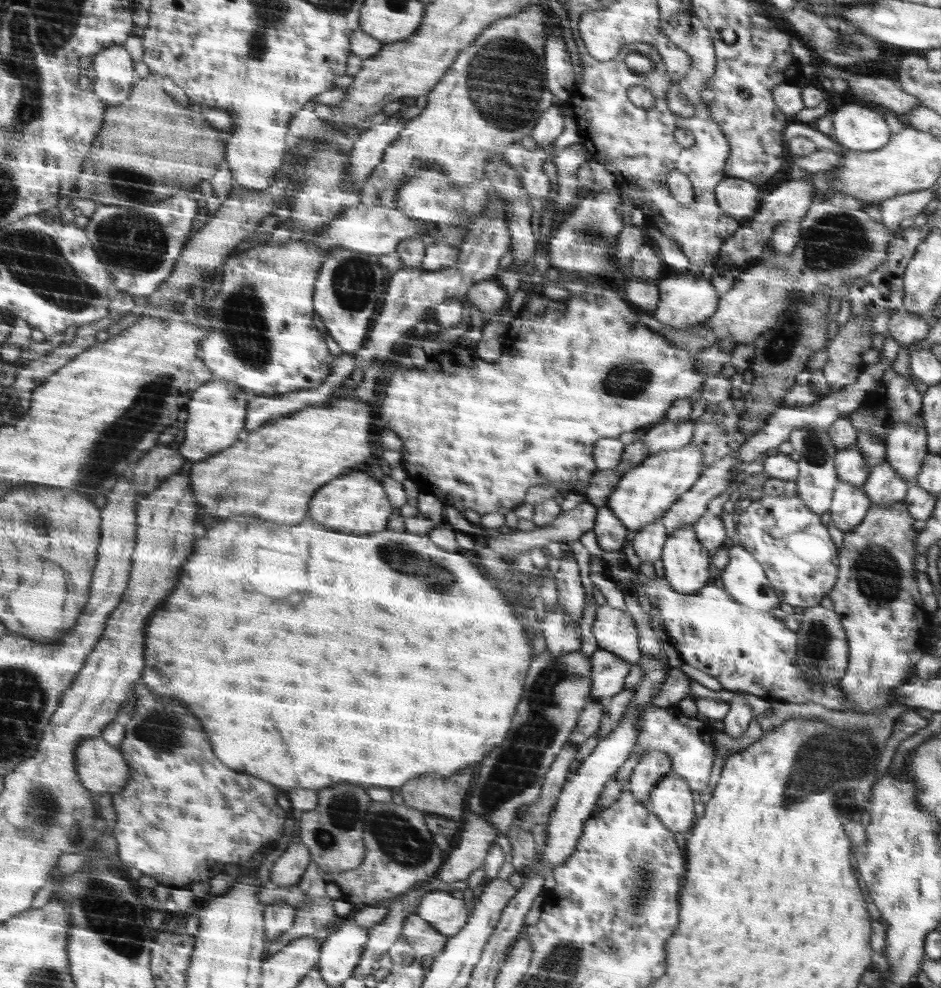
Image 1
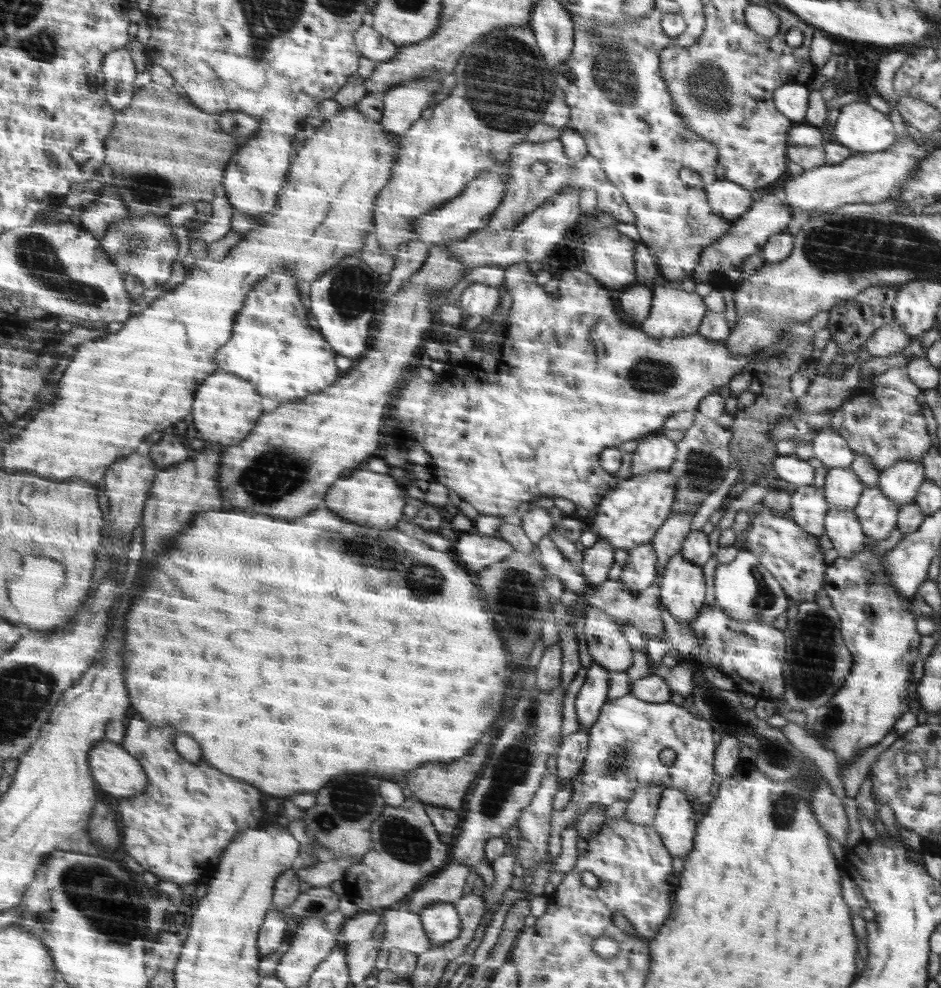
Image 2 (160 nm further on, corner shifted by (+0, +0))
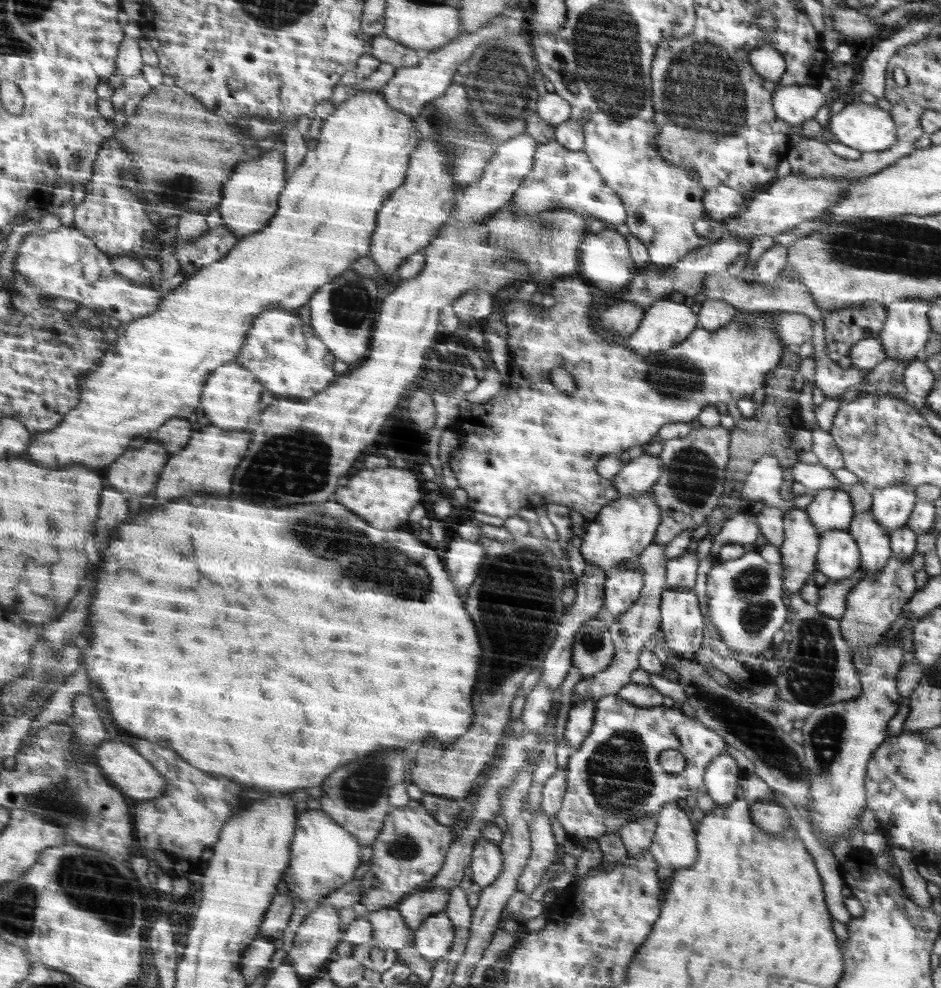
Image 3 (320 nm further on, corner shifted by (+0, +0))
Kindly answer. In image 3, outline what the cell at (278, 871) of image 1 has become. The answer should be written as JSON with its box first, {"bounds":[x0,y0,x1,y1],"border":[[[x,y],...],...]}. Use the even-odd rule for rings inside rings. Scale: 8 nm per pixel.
{"bounds":[259,893,294,938],"border":[[[289,893],[275,894],[273,904],[270,905],[269,912],[266,913],[264,922],[260,926],[259,936],[281,938],[292,916],[292,910],[294,910],[293,897]]]}

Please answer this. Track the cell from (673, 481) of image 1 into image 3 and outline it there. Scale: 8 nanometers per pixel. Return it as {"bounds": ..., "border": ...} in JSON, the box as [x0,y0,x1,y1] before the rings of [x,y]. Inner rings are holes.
{"bounds":[579,490,661,573],"border":[[[651,490],[637,496],[619,496],[607,504],[596,519],[585,525],[585,535],[579,548],[582,558],[586,564],[611,573],[618,566],[622,566],[624,560],[638,556],[652,544],[661,520],[661,507]]]}

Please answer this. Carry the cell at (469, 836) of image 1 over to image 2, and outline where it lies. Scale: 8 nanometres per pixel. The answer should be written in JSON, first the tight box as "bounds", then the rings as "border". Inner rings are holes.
{"bounds":[406,861,473,911],"border":[[[450,861],[450,866],[446,868],[445,872],[442,872],[442,875],[436,876],[433,880],[430,880],[429,883],[426,883],[420,891],[415,892],[414,896],[411,896],[410,902],[406,904],[409,910],[420,911],[431,904],[436,904],[437,902],[448,902],[455,904],[457,900],[464,895],[462,889],[466,885],[467,877],[470,873],[473,872],[469,869],[467,864],[462,864],[461,862],[452,862]]]}

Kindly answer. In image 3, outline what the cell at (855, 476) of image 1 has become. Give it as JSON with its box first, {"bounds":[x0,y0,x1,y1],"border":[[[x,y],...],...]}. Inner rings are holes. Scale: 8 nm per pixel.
{"bounds":[805,484,854,537],"border":[[[840,484],[815,492],[805,511],[819,537],[830,530],[848,530],[854,516],[851,496]]]}

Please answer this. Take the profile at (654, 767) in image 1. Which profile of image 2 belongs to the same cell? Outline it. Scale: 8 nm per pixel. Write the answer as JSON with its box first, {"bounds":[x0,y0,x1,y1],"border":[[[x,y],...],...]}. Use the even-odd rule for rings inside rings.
{"bounds":[625,784,663,826],"border":[[[659,784],[641,786],[634,791],[632,798],[627,801],[625,816],[634,824],[651,826],[660,802],[663,788]]]}

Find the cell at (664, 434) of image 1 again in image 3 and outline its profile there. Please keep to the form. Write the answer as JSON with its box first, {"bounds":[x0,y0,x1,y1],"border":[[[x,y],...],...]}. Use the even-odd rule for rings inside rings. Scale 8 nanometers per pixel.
{"bounds":[613,451,661,496],"border":[[[646,451],[621,468],[613,478],[619,496],[637,496],[649,492],[656,484],[661,473],[661,460],[657,455],[648,455]]]}

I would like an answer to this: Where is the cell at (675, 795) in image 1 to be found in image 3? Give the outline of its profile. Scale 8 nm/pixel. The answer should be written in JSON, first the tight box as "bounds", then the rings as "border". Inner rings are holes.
{"bounds":[649,802,697,870],"border":[[[676,802],[665,804],[657,816],[657,827],[649,852],[662,868],[682,870],[696,862],[697,834],[688,816],[676,806]]]}

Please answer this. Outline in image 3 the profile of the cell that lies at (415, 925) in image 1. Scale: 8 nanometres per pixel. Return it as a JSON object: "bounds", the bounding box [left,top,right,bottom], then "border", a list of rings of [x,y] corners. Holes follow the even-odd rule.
{"bounds":[365,909,416,968],"border":[[[378,909],[369,911],[365,916],[373,928],[373,947],[370,948],[370,968],[392,968],[398,962],[398,956],[406,952],[406,947],[413,946],[416,933],[408,927],[408,923],[399,909]],[[386,951],[386,960],[382,953]]]}

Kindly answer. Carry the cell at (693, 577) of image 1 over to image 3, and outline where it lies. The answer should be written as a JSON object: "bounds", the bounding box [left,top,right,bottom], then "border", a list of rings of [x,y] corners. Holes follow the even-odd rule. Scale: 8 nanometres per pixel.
{"bounds":[661,590,704,661],"border":[[[692,590],[662,592],[661,627],[665,645],[686,661],[696,660],[702,644],[704,618]]]}

